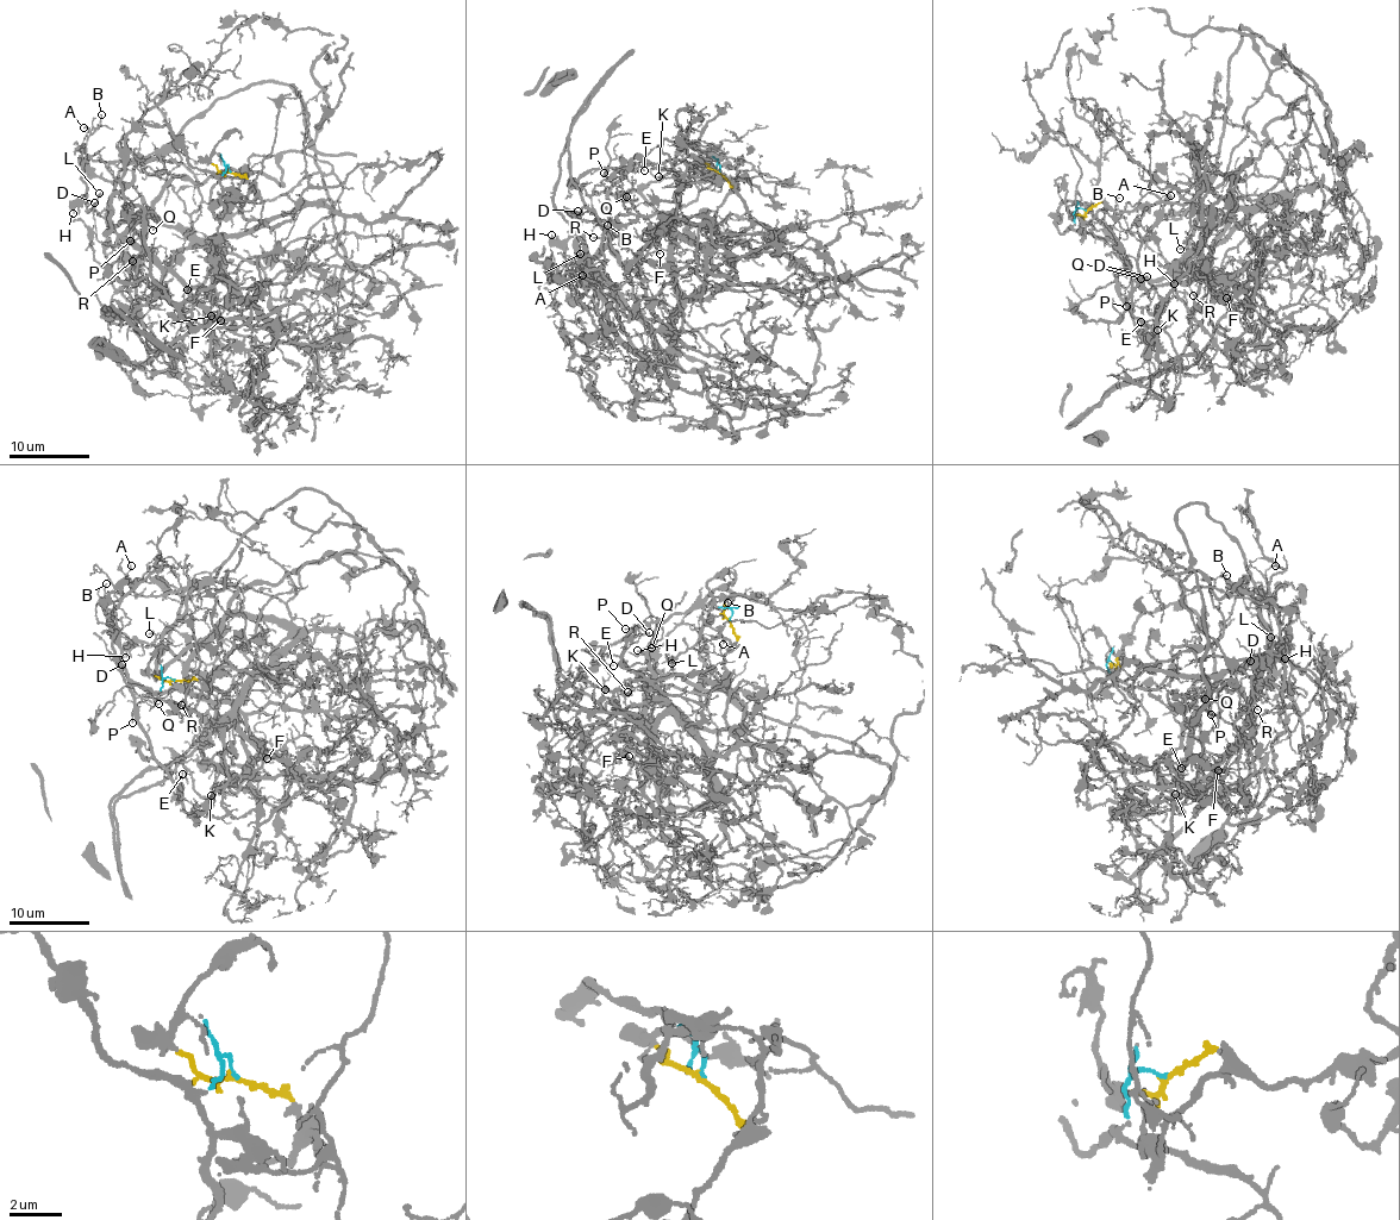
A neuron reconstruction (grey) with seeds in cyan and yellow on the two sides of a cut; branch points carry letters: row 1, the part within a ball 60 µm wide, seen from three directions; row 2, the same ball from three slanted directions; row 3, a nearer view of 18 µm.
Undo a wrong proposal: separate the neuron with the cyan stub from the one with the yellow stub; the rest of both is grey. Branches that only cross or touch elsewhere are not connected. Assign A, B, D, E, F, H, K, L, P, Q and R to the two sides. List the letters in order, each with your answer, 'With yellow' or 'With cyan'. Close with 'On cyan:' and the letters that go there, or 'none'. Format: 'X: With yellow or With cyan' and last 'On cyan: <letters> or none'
A: With cyan
B: With cyan
D: With cyan
E: With cyan
F: With cyan
H: With cyan
K: With cyan
L: With cyan
P: With cyan
Q: With cyan
R: With cyan
On cyan: A, B, D, E, F, H, K, L, P, Q, R

